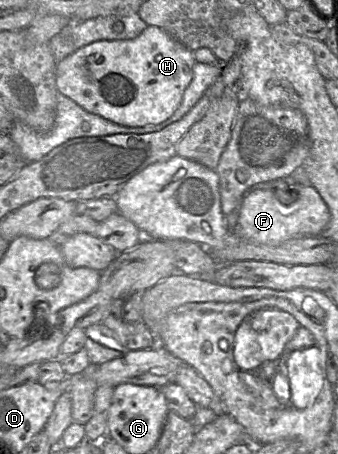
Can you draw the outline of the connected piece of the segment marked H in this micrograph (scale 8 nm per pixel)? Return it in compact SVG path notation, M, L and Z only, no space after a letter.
M156 26L130 40L96 41L56 65L56 87L85 111L126 127L156 125L178 108L193 78L194 53Z

